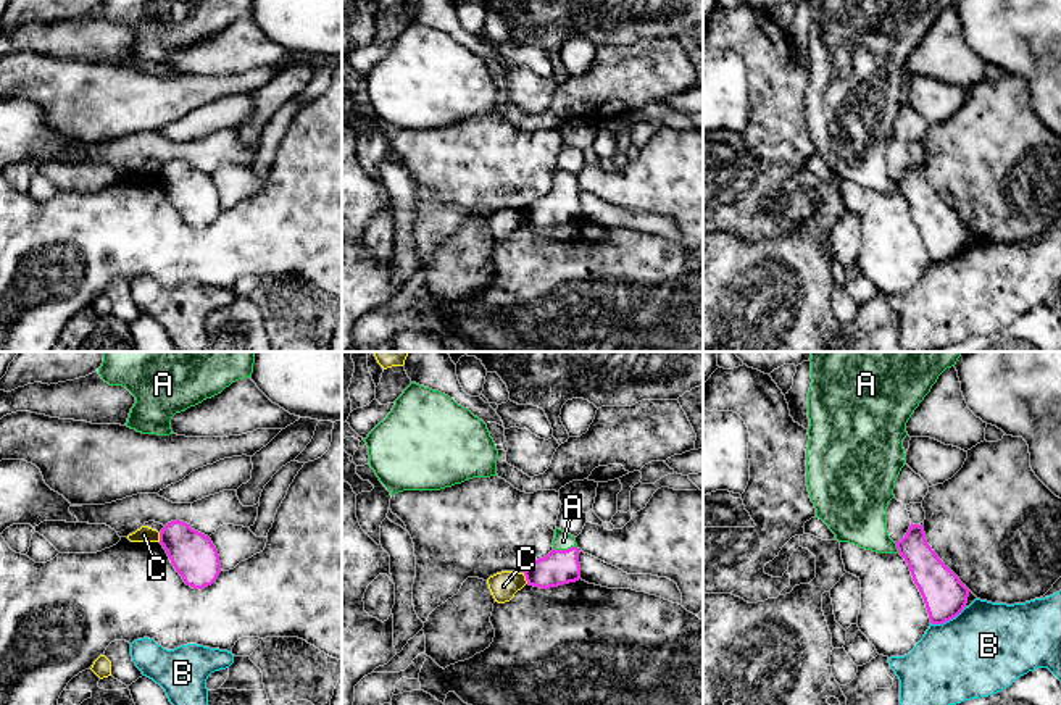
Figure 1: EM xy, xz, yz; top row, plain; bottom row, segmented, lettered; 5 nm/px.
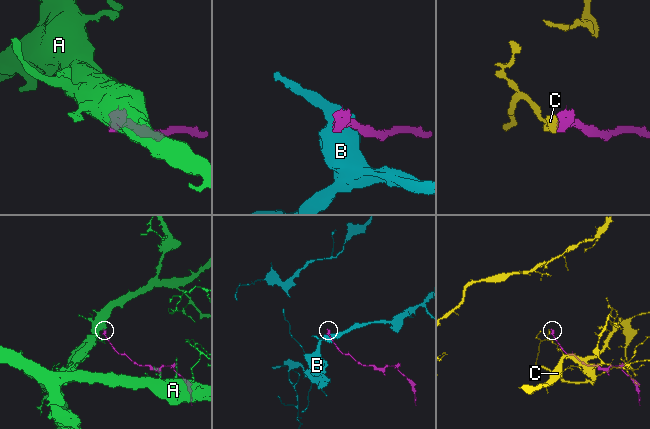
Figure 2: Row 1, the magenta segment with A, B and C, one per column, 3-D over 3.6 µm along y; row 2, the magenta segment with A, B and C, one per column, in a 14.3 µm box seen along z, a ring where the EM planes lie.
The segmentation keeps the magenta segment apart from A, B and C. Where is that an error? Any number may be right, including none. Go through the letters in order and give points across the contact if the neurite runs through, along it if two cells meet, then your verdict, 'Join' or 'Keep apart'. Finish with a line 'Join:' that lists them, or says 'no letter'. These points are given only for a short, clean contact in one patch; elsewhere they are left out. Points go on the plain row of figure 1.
A: Path across: xz (560, 205), (565, 189), (563, 179). Join
B: Keep apart
C: Boundary: xz (523, 212), (528, 221). Keep apart
Join: A

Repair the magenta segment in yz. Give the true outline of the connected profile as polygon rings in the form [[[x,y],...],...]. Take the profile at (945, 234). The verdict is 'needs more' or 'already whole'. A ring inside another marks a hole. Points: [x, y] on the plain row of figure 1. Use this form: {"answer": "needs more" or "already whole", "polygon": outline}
{"answer": "needs more", "polygon": [[[811,0],[809,10],[813,21],[808,31],[806,124],[816,156],[829,165],[838,181],[877,192],[900,192],[909,205],[932,263],[956,257],[964,248],[971,229],[927,182],[924,165],[911,161],[906,174],[893,181],[887,171],[887,145],[895,136],[895,119],[906,102],[903,87],[903,77],[908,74],[906,61],[938,15],[955,3],[956,0]]]}

